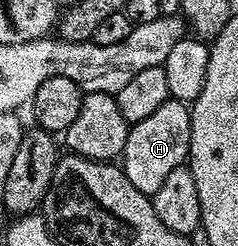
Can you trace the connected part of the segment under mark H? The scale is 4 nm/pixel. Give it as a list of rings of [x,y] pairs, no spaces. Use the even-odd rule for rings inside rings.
[[[169,99],[162,102],[162,106],[158,106],[158,110],[154,110],[154,114],[149,114],[146,118],[142,118],[142,122],[131,125],[126,134],[126,146],[122,157],[122,167],[126,178],[130,178],[130,186],[134,186],[134,190],[142,190],[142,194],[146,197],[152,197],[160,187],[162,182],[174,170],[185,167],[188,159],[188,151],[190,150],[190,122],[192,121],[192,109],[185,101]]]

